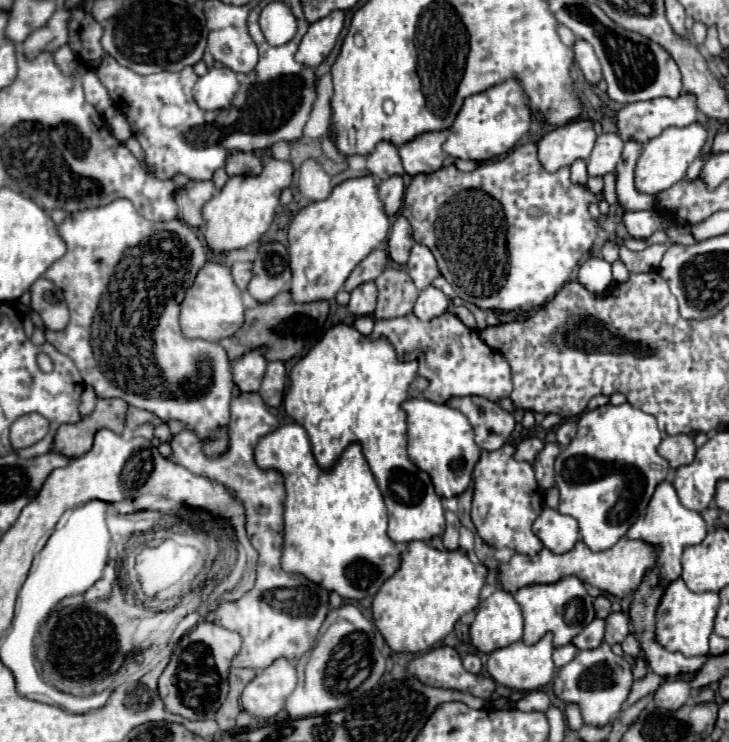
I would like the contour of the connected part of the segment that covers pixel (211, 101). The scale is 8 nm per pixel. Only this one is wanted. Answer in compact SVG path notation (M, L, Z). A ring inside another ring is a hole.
M212 68L194 86L194 100L202 110L222 110L232 104L238 92L238 78L230 68Z

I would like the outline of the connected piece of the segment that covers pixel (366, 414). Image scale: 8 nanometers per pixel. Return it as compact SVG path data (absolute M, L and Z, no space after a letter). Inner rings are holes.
M336 324L326 330L326 334L310 348L310 352L296 362L290 372L290 390L284 398L286 414L306 428L314 458L322 468L330 468L348 444L362 444L364 456L388 508L388 536L398 544L412 540L428 542L432 536L444 534L444 508L440 496L434 492L430 476L416 468L406 454L406 412L402 410L402 404L408 400L408 388L416 378L416 372L418 362L398 360L388 338L380 336L372 340L370 336L360 334L354 326Z

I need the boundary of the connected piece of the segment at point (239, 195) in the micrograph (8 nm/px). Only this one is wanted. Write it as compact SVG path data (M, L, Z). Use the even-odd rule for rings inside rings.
M268 158L262 166L262 172L256 176L232 176L226 186L204 206L204 238L212 250L228 252L236 248L246 248L262 238L262 234L270 228L276 206L280 202L280 192L292 186L294 164L282 162L276 158Z

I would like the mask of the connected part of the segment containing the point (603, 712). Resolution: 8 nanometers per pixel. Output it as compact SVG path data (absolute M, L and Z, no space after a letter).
M602 642L592 650L578 650L572 662L562 666L554 678L554 692L564 702L574 702L582 710L586 724L604 726L618 716L622 704L630 692L634 678L630 664L610 650L610 644Z

